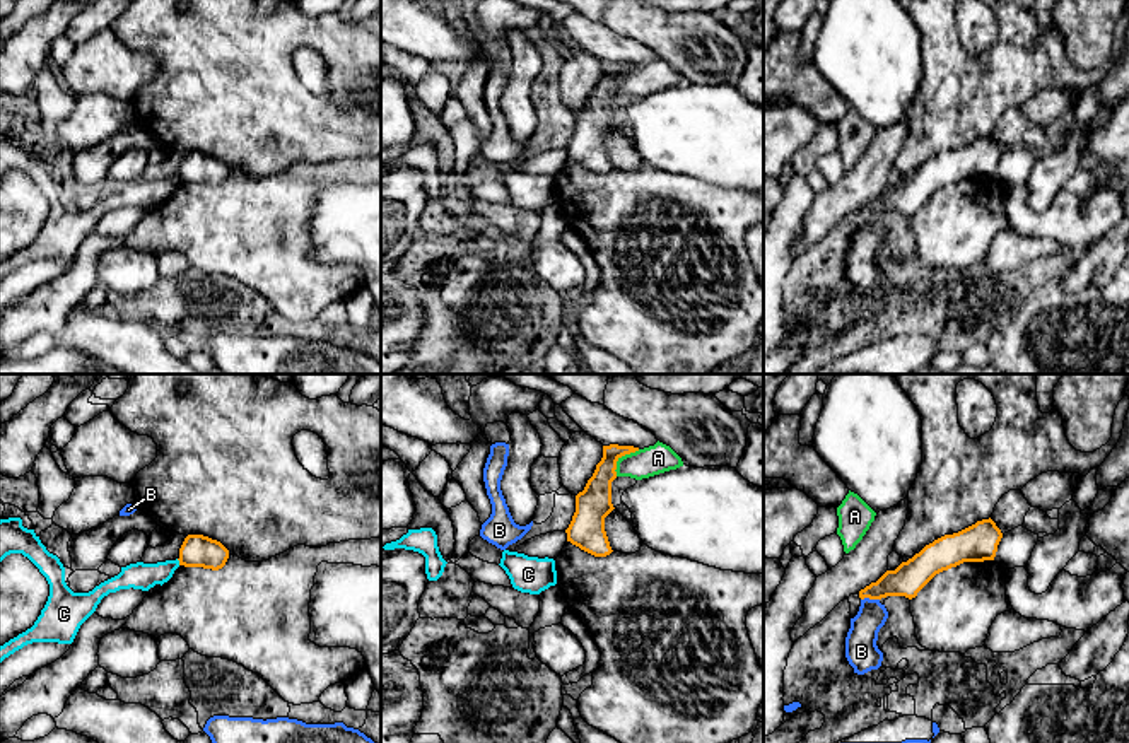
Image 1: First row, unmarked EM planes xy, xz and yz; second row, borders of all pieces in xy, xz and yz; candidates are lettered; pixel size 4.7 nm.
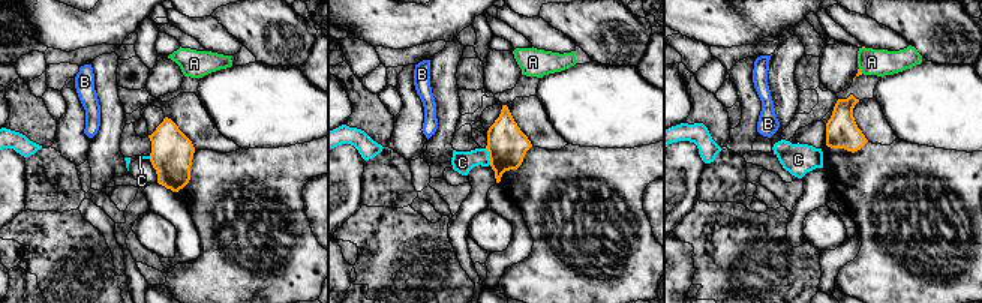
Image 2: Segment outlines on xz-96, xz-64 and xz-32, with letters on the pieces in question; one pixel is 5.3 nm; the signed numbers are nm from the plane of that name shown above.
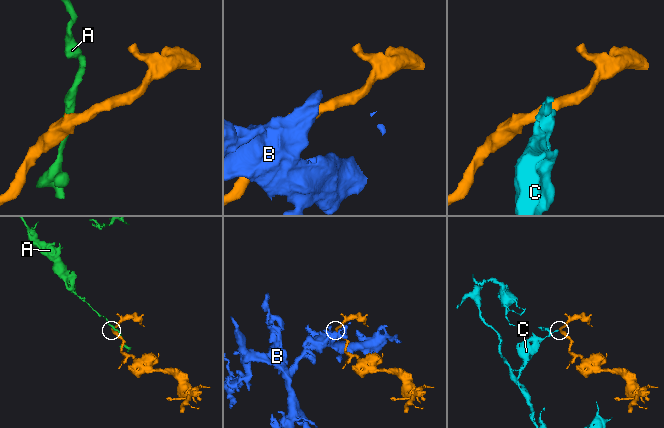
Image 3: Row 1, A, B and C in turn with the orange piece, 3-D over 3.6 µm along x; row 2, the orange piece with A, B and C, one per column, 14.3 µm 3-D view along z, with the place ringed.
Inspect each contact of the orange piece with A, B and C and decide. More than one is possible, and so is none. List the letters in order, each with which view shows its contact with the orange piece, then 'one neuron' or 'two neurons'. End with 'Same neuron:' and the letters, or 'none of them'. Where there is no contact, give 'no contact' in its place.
A: xz | two neurons
B: yz | two neurons
C: xy | two neurons
Same neuron: none of them

